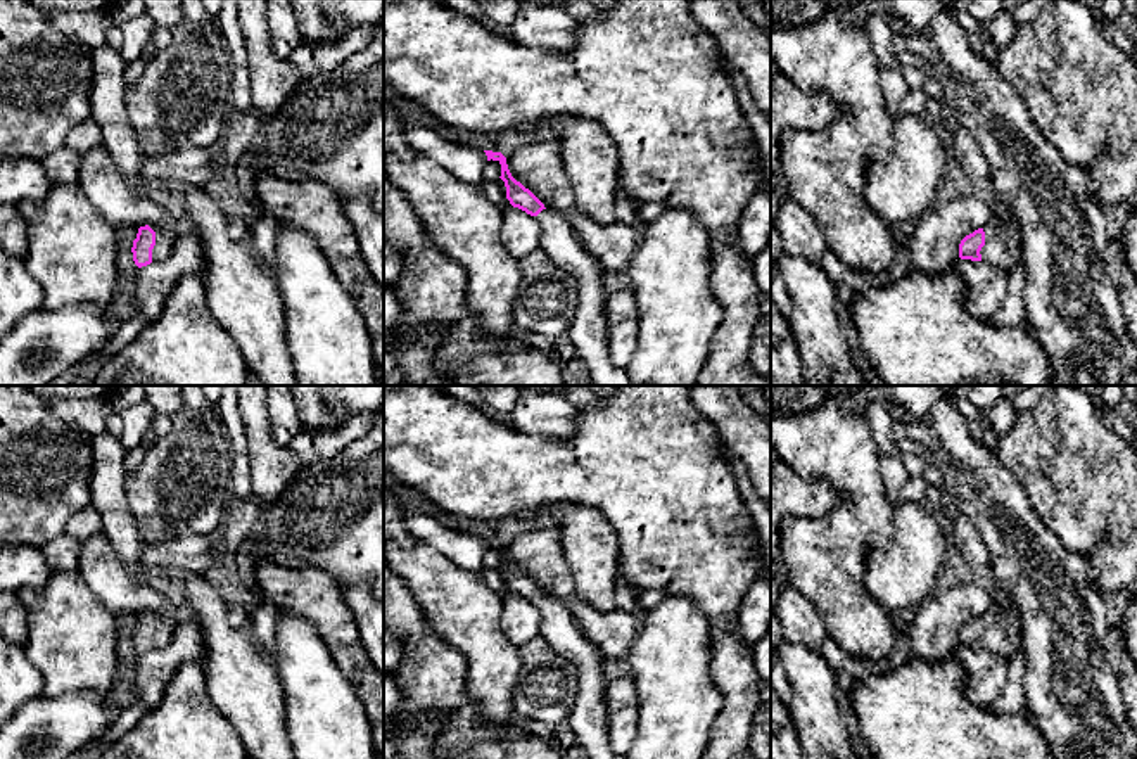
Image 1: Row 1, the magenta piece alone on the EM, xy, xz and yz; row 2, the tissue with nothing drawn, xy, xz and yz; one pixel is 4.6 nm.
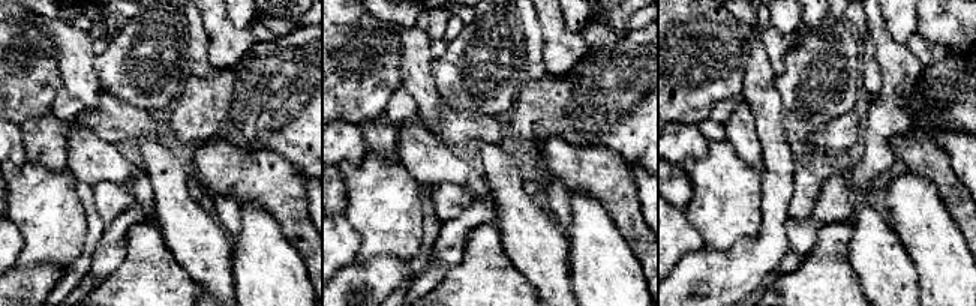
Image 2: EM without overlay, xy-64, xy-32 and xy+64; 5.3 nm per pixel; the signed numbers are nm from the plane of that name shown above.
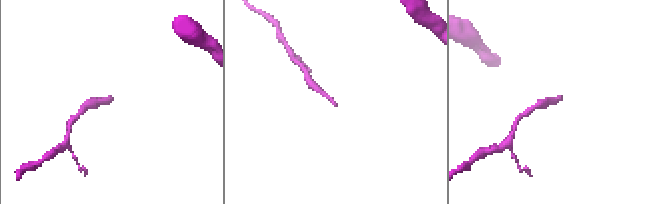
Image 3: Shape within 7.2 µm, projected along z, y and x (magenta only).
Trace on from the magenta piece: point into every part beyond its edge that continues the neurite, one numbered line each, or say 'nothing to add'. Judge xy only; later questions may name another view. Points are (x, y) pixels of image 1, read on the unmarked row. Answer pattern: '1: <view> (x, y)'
1: xy (165, 626)

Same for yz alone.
1: yz (1004, 635)

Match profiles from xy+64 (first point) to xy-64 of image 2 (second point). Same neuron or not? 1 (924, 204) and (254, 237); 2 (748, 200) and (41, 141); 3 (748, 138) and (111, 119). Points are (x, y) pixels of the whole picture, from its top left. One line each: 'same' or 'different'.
1: same
2: different
3: different

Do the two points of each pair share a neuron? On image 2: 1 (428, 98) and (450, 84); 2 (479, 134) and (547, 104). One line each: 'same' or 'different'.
1: different
2: different

